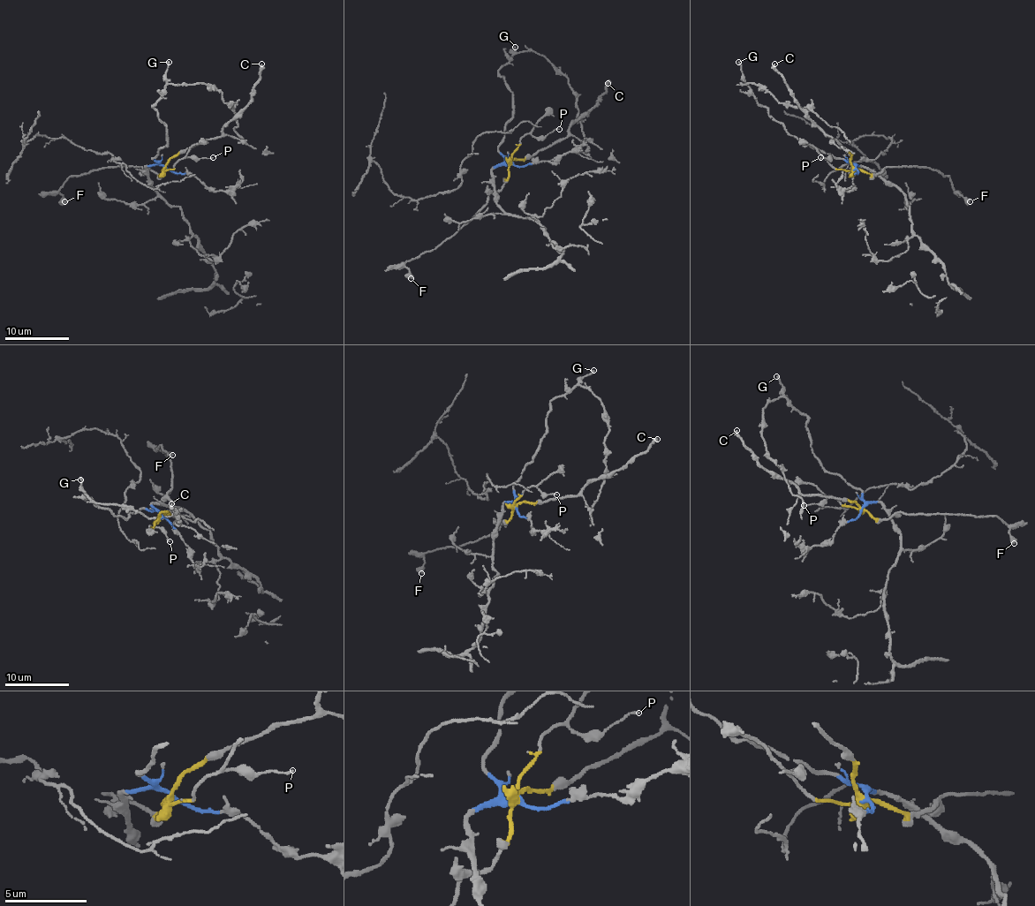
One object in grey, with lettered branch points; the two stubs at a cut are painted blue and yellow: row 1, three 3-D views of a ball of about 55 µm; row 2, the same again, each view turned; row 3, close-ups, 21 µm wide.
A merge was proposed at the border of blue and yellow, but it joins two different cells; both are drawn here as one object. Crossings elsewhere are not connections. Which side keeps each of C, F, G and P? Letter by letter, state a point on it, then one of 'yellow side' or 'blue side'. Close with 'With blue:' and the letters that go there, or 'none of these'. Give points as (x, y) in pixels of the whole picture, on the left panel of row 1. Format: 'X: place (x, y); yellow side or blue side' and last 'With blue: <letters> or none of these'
C: place (261, 64); yellow side
F: place (64, 201); yellow side
G: place (169, 62); blue side
P: place (213, 157); yellow side
With blue: G

